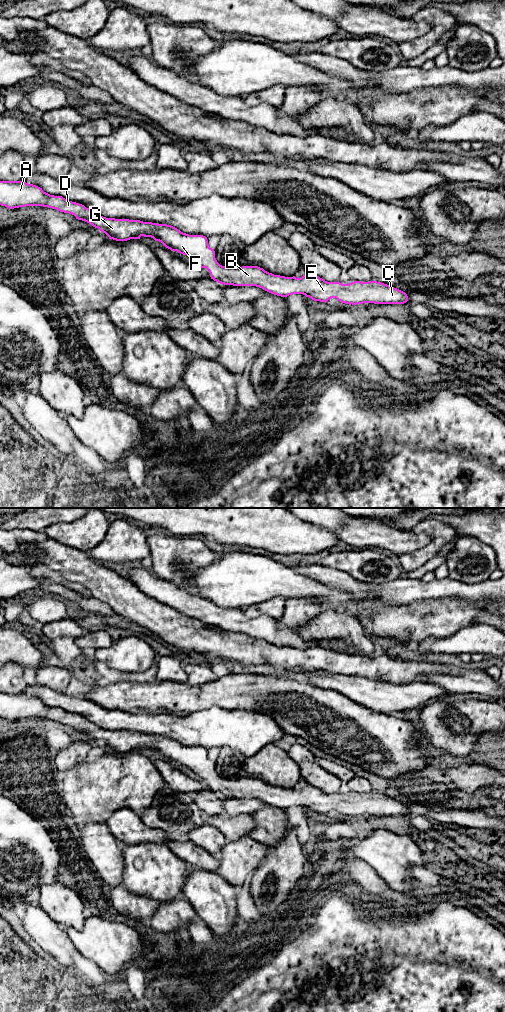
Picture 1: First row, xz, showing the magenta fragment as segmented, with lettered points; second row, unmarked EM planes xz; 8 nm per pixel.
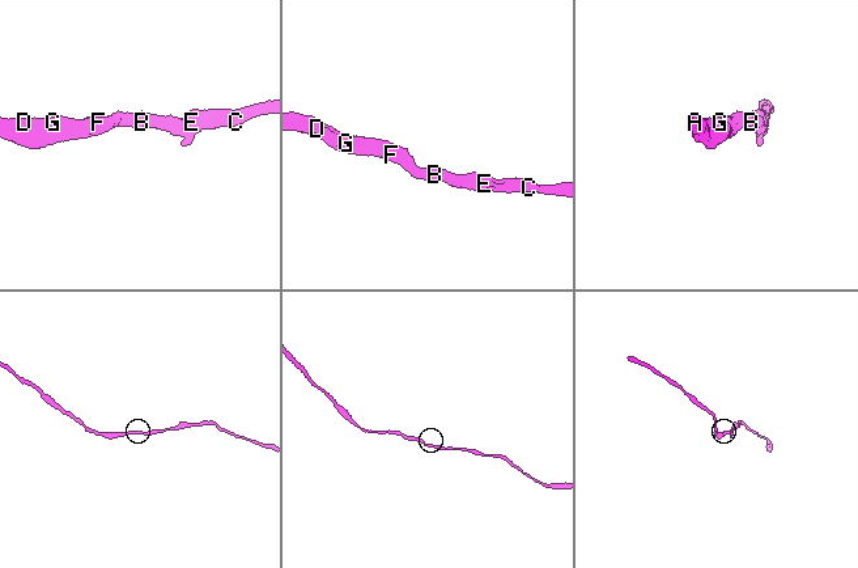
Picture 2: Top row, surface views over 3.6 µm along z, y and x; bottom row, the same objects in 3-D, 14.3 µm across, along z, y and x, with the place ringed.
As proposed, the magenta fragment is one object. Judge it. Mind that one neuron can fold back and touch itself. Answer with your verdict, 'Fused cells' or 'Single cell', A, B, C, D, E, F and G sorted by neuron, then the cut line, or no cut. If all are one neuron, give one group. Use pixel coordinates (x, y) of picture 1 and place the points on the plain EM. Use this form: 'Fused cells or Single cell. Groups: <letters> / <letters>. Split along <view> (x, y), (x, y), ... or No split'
Single cell. Groups: A B C D E F G. No split

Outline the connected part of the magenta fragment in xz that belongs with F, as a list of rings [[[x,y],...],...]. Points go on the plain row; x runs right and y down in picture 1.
[[[0,693],[0,717],[9,721],[43,718],[69,725],[116,753],[151,749],[171,763],[189,768],[209,783],[211,791],[224,797],[256,798],[281,809],[303,806],[325,815],[331,810],[349,817],[404,816],[408,813],[405,804],[377,793],[342,796],[327,794],[310,784],[296,790],[274,787],[258,778],[225,779],[217,774],[214,761],[209,759],[207,749],[203,747],[189,747],[167,736],[99,728],[82,716],[50,707],[24,693]]]

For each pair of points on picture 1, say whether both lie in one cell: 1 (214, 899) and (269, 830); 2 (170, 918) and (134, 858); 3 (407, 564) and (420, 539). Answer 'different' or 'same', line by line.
1: same
2: different
3: different

